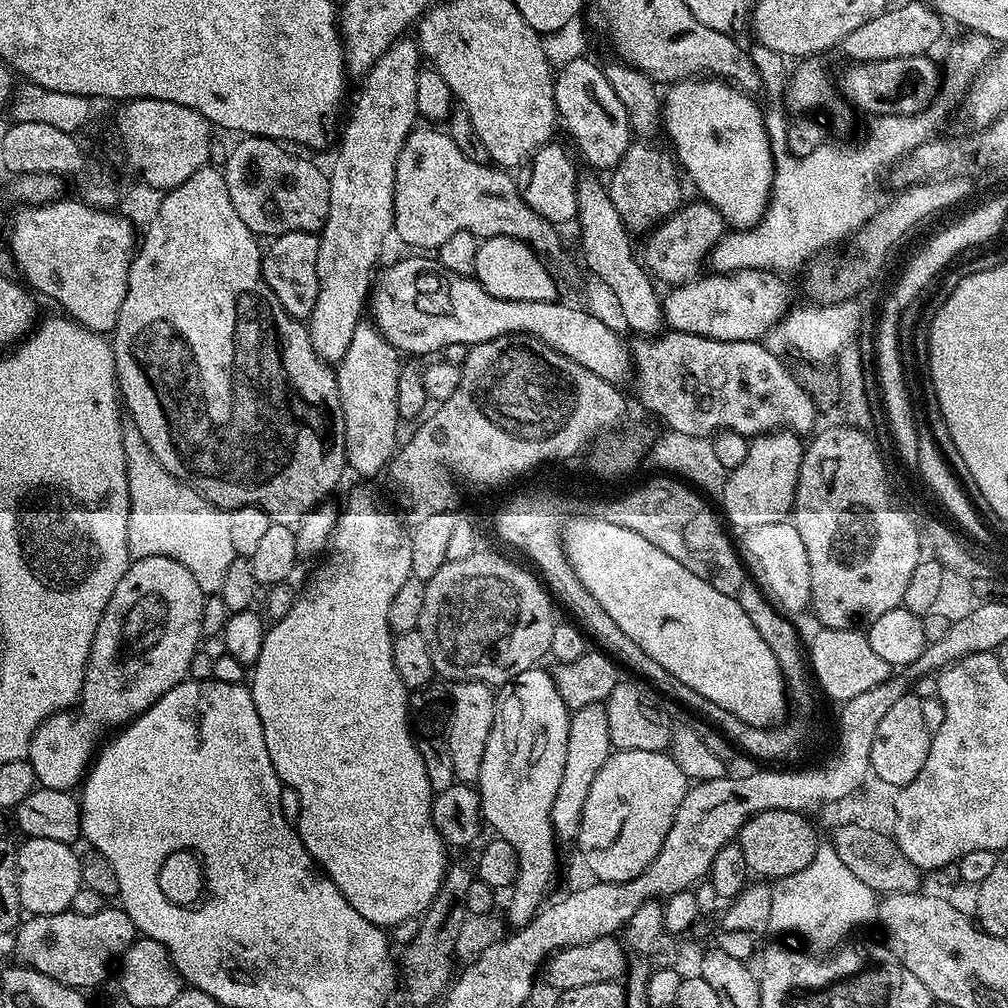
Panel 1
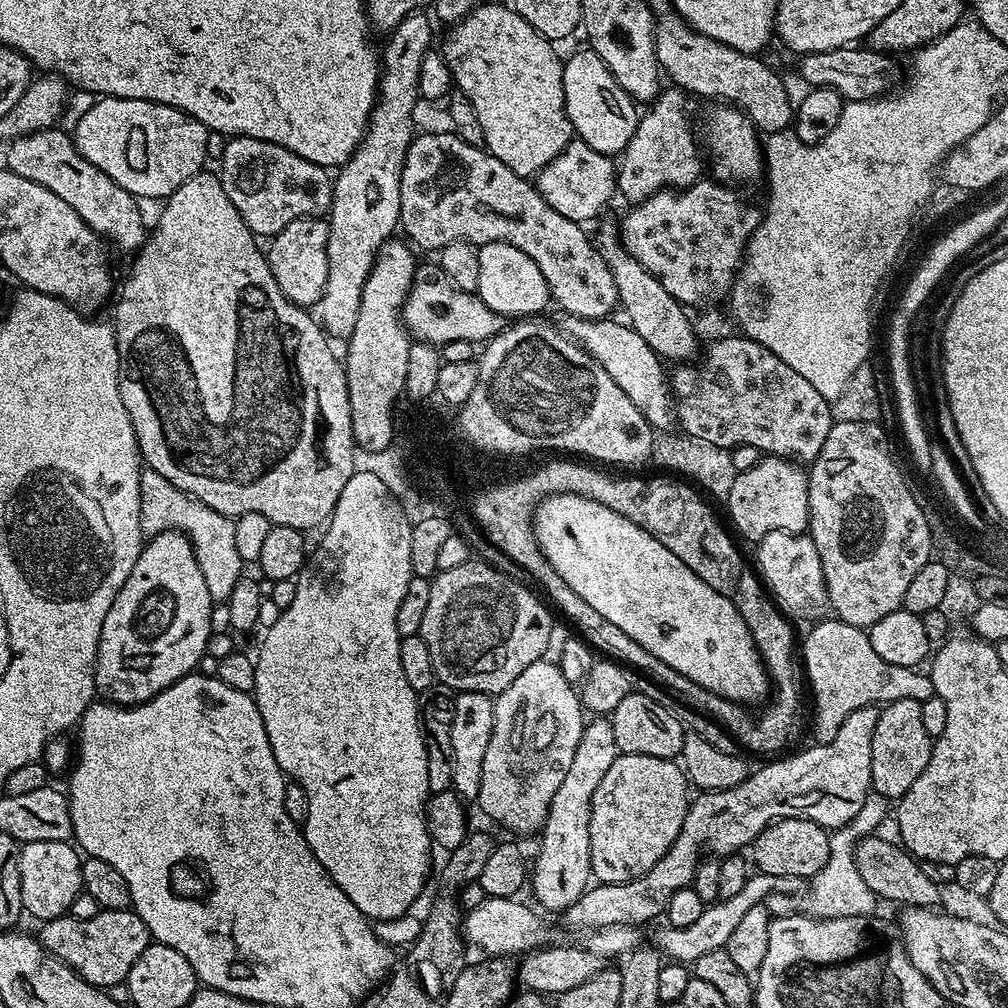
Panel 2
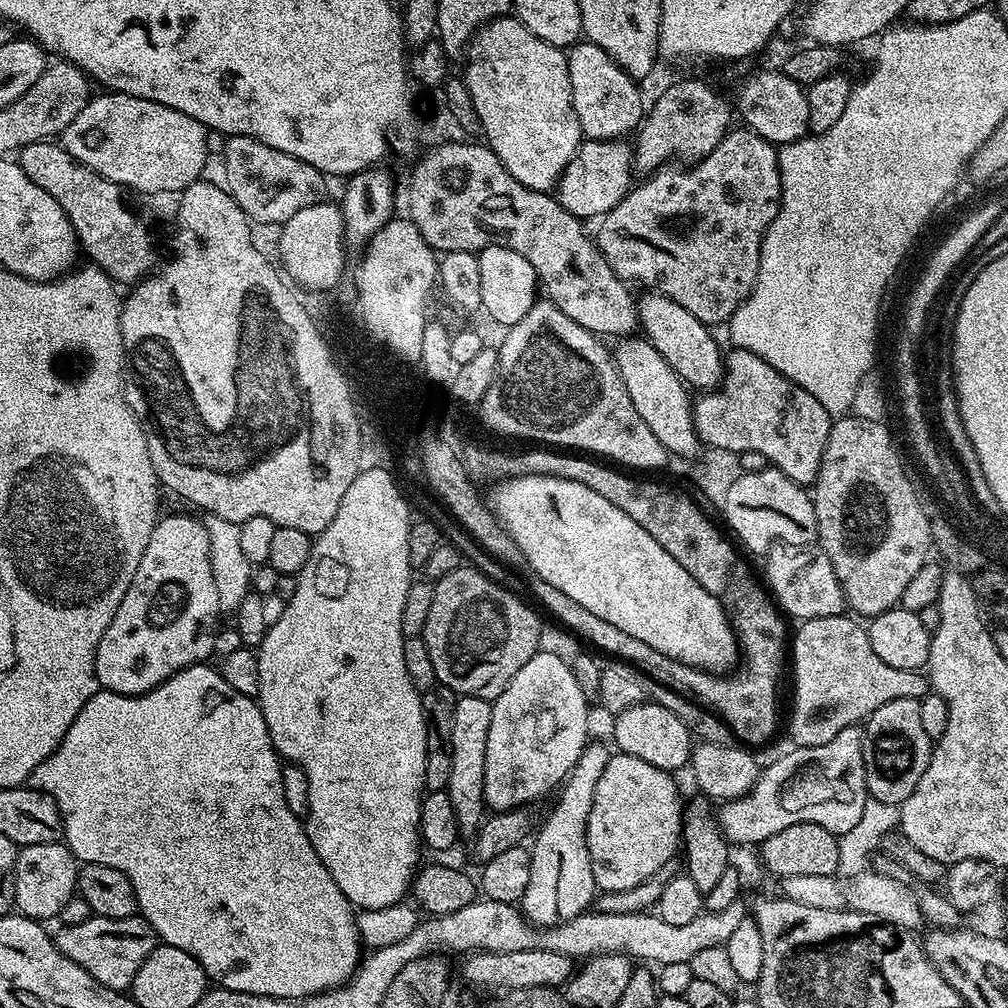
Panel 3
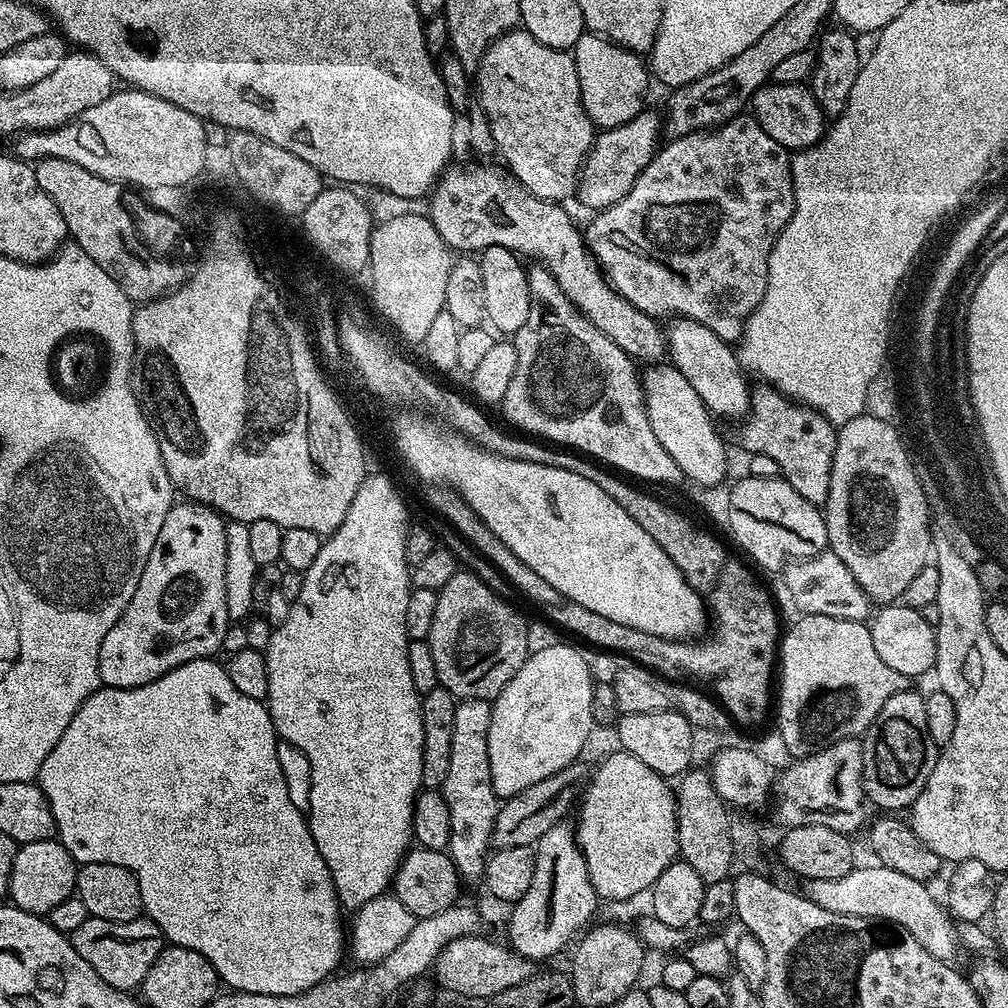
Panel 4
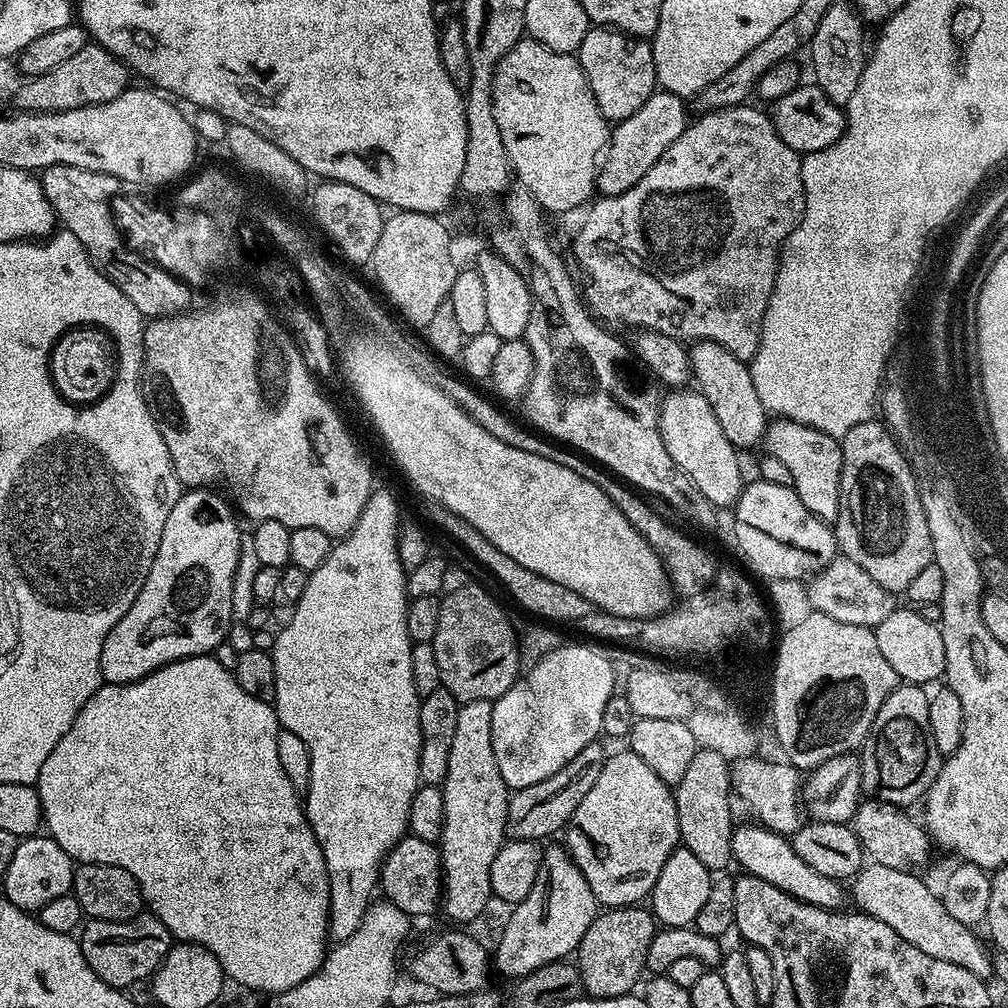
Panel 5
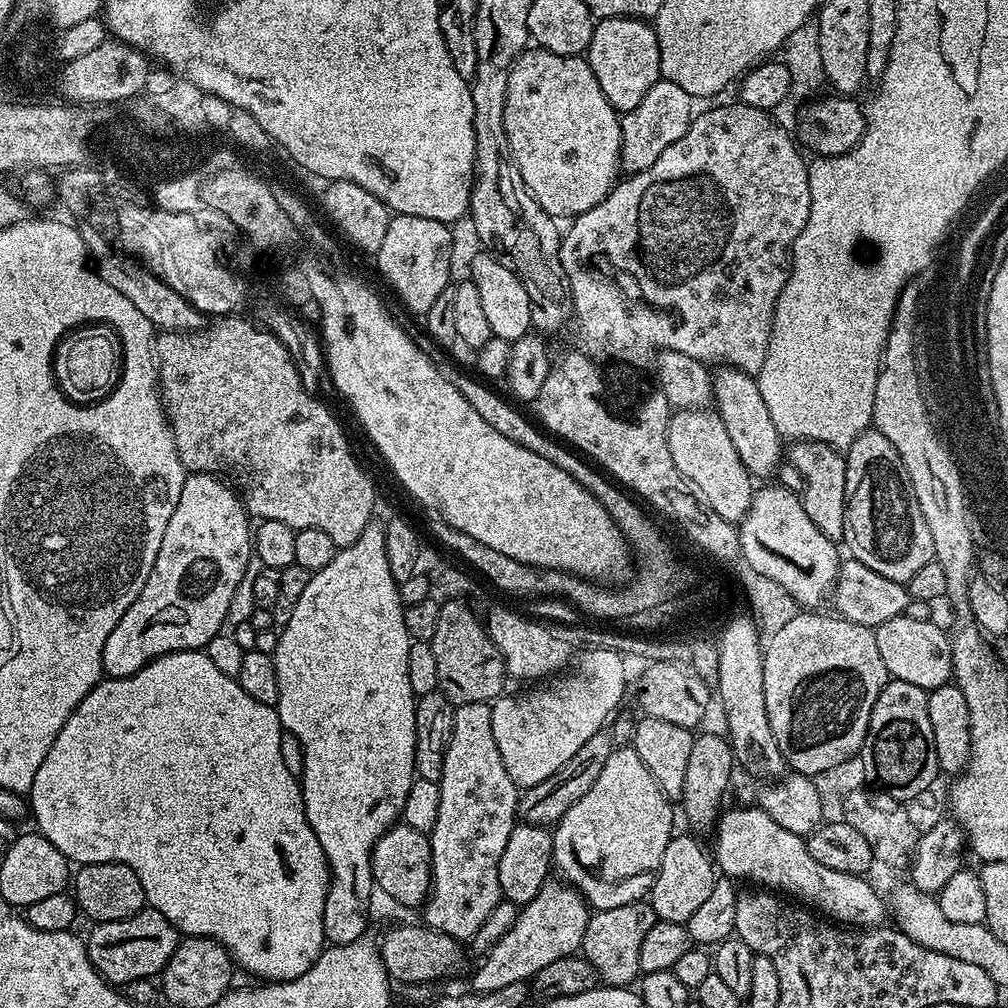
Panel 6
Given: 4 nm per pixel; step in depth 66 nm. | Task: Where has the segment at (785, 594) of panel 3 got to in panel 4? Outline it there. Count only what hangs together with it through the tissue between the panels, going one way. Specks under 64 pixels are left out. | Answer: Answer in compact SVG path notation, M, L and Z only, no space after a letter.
M830 550L821 552L819 556L810 556L806 560L792 560L784 565L782 575L785 590L788 591L789 598L801 608L801 613L867 621L873 611L873 601L869 600L862 586L858 586L854 574L846 570L846 562L842 562L842 558L838 558L838 554Z

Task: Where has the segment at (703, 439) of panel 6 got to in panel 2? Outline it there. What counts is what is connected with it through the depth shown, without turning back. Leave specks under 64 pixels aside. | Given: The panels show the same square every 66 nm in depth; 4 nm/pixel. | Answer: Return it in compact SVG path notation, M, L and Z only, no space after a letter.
M565 315L563 319L564 335L589 352L596 364L602 366L602 370L606 370L606 374L610 374L610 378L614 378L614 382L622 386L622 390L626 390L626 398L630 398L630 402L638 406L638 410L647 417L653 429L671 429L674 424L674 397L669 373L666 368L664 372L665 365L661 357L657 356L654 350L650 350L650 346L646 346L646 341L632 329L631 324L619 324L616 318L587 320Z

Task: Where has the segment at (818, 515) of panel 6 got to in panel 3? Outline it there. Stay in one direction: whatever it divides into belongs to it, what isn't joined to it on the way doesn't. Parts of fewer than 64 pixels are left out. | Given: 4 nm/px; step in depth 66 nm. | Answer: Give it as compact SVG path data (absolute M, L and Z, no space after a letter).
M732 348L729 353L724 361L724 378L720 381L720 387L697 395L692 406L694 426L701 441L709 449L736 453L755 450L758 454L766 454L769 465L786 474L786 478L796 484L815 485L834 418L828 413L826 406L822 406L822 402L814 398L814 394L802 390L802 386L774 370L774 366L770 366L770 362L766 362L758 354L741 348Z

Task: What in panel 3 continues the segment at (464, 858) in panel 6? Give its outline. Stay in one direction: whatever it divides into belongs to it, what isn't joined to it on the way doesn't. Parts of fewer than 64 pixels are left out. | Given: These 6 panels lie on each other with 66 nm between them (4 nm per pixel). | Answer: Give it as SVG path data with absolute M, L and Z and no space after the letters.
M461 696L454 703L452 723L452 761L450 762L450 782L446 789L454 806L456 821L461 833L472 834L486 819L484 803L484 779L486 778L486 738L490 738L490 718L492 701Z

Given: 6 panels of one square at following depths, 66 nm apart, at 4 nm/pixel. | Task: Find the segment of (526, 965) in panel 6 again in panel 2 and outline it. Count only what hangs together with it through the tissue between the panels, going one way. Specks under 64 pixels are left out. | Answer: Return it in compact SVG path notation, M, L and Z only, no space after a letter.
M589 719L582 730L582 736L578 738L578 750L574 750L574 762L570 762L570 770L566 778L562 778L562 786L554 794L554 798L548 807L548 816L544 820L544 827L539 833L540 853L536 856L536 864L530 868L530 889L536 895L536 900L548 912L562 914L583 892L590 887L590 881L593 879L592 863L590 862L590 810L592 809L592 799L594 790L602 783L602 777L606 770L614 766L616 757L621 755L618 746L614 742L614 726L611 719L604 720Z

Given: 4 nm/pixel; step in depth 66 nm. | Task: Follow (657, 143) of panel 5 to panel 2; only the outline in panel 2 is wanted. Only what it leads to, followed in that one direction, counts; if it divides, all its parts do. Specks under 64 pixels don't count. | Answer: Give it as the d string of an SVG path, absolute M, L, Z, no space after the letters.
M573 138L568 145L546 167L537 172L534 183L538 194L546 202L546 206L558 210L562 218L570 218L574 223L583 225L584 220L592 220L617 195L617 165L613 157L598 154L598 150L590 150L586 142Z

